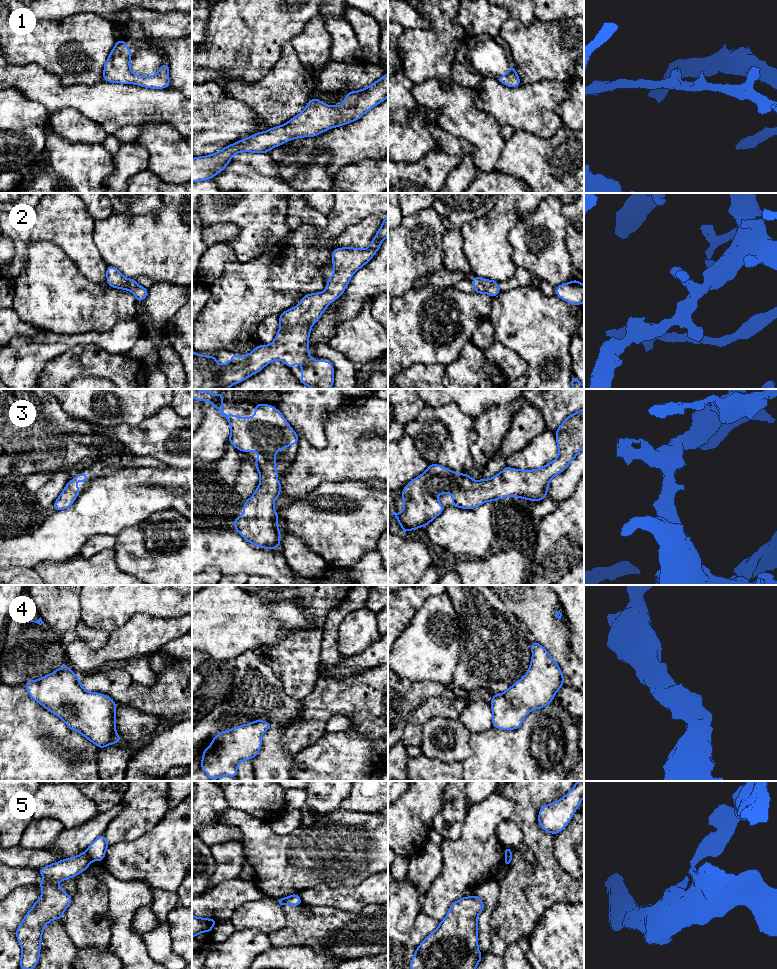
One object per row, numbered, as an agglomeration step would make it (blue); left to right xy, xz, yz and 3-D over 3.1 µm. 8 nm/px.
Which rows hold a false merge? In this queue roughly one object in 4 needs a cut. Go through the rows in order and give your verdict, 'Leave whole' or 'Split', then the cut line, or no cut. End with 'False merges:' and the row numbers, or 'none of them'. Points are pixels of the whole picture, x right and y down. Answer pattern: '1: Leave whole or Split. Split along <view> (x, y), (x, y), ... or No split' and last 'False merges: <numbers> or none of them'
1: Leave whole. No split
2: Leave whole. No split
3: Leave whole. No split
4: Leave whole. No split
5: Split. Split along xy (86, 851), (91, 860)
False merges: 5

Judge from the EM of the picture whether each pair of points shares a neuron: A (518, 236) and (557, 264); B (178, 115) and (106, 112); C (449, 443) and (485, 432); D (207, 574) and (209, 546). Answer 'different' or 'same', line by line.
A: same
B: same
C: different
D: different

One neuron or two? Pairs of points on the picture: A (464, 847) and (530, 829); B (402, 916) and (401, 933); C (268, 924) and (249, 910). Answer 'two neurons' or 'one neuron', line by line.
A: two neurons
B: one neuron
C: one neuron

